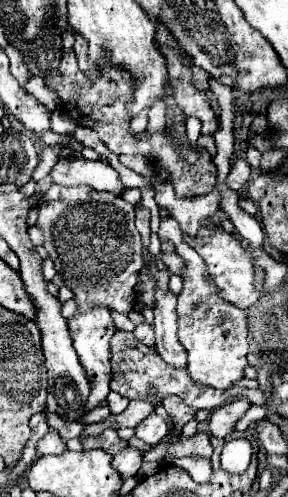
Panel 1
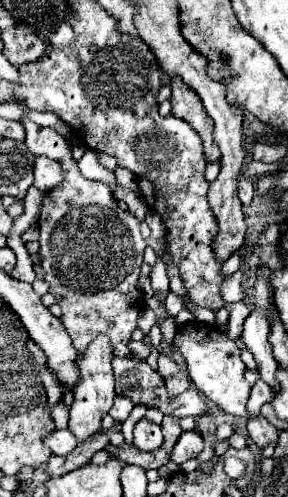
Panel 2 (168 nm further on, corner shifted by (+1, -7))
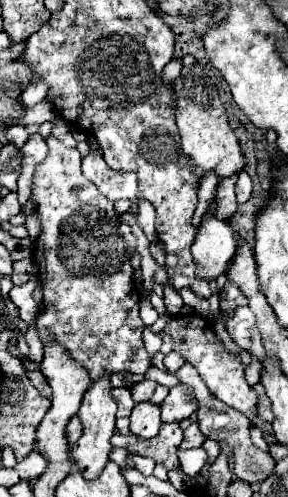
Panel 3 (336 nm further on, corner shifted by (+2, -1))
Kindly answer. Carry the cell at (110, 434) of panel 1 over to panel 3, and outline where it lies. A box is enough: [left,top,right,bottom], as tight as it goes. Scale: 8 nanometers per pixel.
[110,423,182,469]

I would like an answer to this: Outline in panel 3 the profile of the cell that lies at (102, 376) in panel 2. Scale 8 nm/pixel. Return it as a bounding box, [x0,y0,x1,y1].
[72,373,116,479]

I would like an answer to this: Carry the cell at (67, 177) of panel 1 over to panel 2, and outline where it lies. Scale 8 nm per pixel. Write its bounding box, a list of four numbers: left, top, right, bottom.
[35,155,63,193]

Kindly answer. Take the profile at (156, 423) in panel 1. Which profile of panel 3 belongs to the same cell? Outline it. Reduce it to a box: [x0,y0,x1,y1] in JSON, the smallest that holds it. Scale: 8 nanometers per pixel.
[130,401,160,439]

